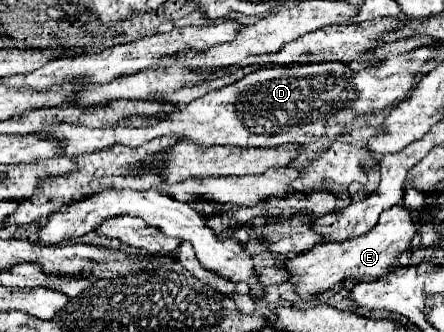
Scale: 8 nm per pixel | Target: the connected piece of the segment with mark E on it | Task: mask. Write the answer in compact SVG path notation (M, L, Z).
M396 205L380 215L378 225L370 233L356 239L348 239L344 243L318 243L314 249L286 259L284 269L288 271L290 283L294 285L294 293L298 297L314 297L348 279L376 281L388 275L394 269L398 257L412 249L416 235L418 231L410 211L402 205Z

